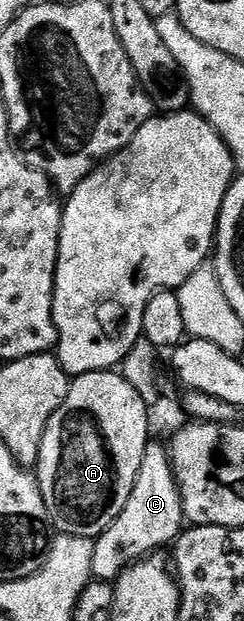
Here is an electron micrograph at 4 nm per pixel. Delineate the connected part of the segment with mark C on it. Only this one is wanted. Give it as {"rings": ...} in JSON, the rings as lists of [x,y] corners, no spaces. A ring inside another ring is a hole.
{"rings":[[[151,443],[146,446],[136,483],[116,519],[103,533],[93,538],[92,571],[99,581],[115,582],[126,568],[143,557],[149,557],[161,545],[169,546],[177,541],[184,528],[186,512],[182,506],[182,496],[178,480],[174,474],[174,464],[170,462],[170,450],[165,444]]]}

